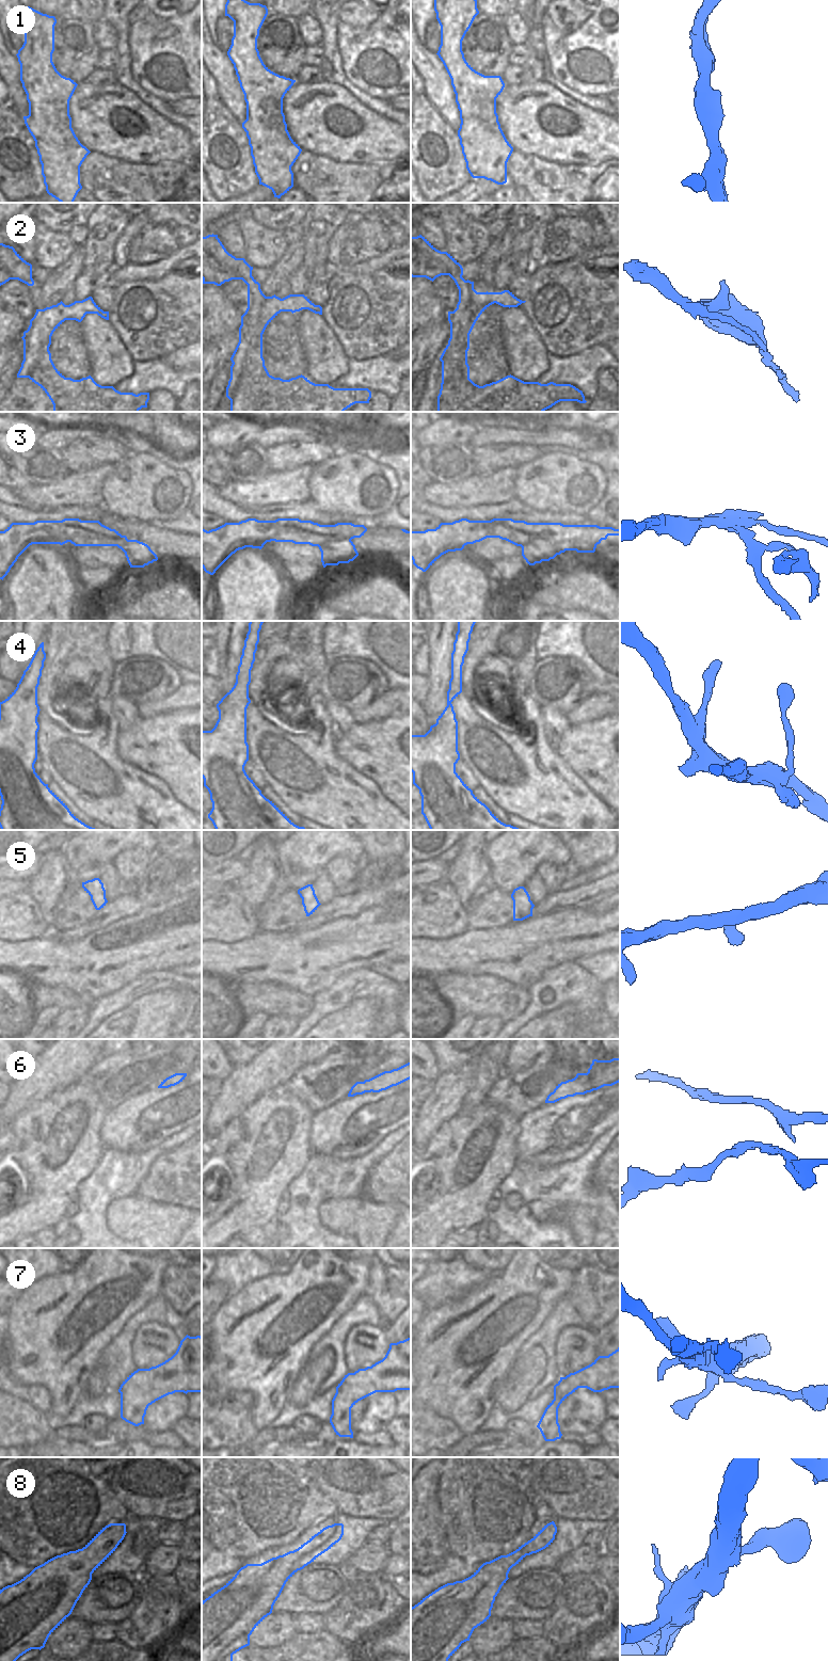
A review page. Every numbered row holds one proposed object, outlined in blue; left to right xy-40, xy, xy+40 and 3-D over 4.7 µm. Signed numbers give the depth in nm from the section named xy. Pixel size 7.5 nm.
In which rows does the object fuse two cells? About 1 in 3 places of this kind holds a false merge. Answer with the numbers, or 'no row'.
3

